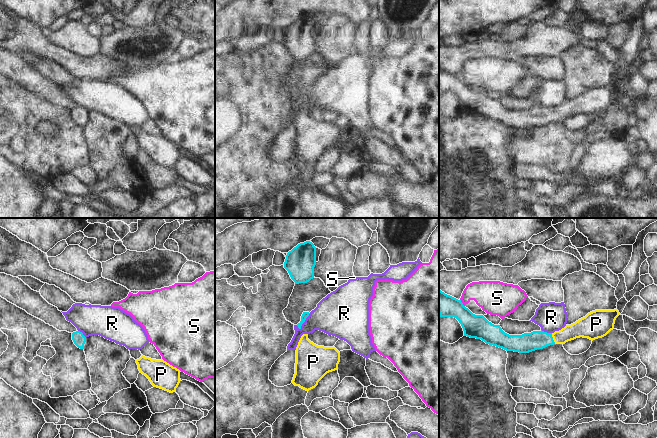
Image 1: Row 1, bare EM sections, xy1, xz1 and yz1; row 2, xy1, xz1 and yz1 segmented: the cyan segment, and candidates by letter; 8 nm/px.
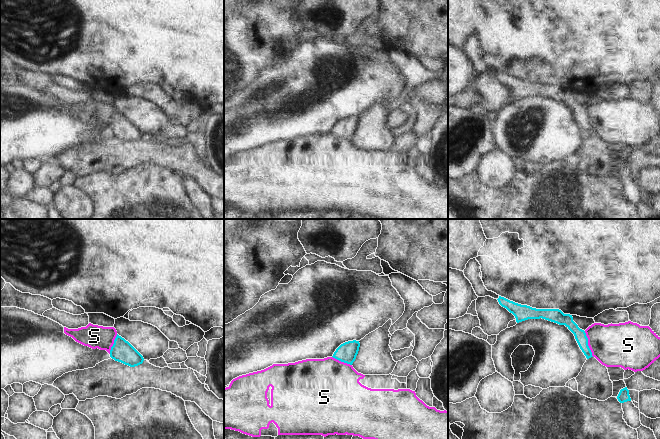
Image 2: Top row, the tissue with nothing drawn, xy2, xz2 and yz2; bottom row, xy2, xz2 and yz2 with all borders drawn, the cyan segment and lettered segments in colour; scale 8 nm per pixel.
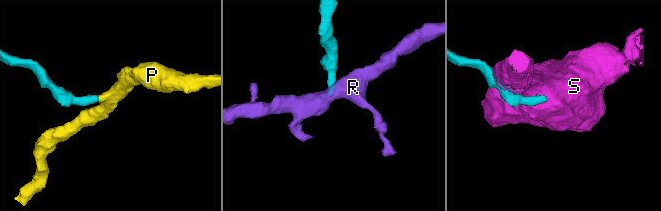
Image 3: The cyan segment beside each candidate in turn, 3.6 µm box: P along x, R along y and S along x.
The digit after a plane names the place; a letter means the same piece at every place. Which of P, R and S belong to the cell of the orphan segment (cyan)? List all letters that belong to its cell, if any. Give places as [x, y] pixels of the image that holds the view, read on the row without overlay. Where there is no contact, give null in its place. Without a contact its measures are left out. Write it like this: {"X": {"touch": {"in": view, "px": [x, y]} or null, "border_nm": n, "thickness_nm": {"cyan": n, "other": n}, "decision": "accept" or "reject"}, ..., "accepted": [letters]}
{"P": {"touch": {"in": "yz1", "px": [552, 114]}, "border_nm": 90, "thickness_nm": {"cyan": 160, "other": 140}, "decision": "accept"}, "R": {"touch": {"in": "xz1", "px": [304, 97]}, "border_nm": 160, "thickness_nm": {"cyan": 50, "other": 320}, "decision": "reject"}, "S": {"touch": {"in": "yz2", "px": [587, 120]}, "border_nm": 220, "thickness_nm": {"cyan": 90, "other": 360}, "decision": "reject"}, "accepted": ["P"]}

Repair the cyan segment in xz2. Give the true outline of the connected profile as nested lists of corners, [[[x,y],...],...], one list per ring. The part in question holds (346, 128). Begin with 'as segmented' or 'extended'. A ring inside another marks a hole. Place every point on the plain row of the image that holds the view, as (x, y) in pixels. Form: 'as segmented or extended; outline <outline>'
as segmented; outline [[[353,116],[341,120],[333,130],[333,134],[352,141],[360,123],[359,117]]]

